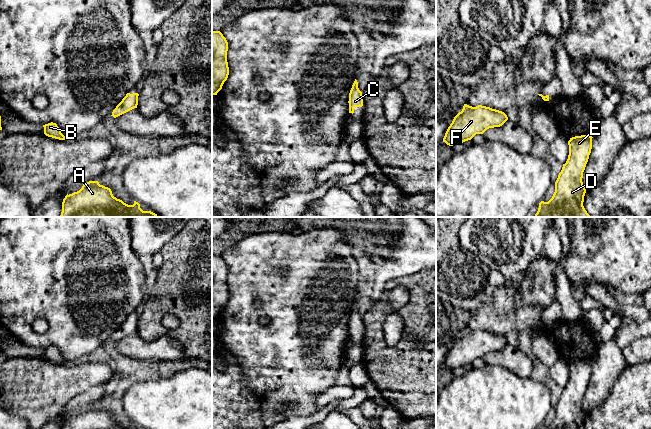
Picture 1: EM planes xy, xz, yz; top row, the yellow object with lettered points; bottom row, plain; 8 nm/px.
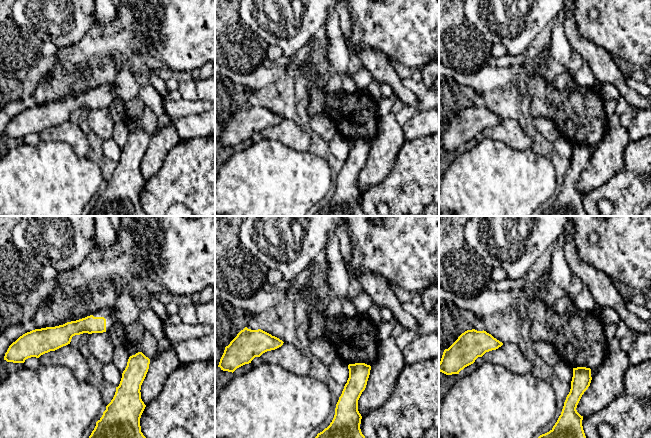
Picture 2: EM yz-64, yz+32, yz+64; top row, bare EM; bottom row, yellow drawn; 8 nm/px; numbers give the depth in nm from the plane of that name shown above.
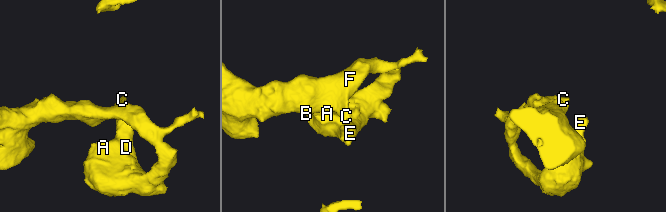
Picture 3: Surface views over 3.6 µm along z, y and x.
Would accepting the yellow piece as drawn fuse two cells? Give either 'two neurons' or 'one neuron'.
one neuron

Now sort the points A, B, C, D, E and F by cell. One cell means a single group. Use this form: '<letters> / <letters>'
A B C D E F

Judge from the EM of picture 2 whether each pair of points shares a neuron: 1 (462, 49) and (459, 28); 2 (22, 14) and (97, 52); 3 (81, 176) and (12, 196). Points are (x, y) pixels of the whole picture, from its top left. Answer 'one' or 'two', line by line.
1: one
2: two
3: one

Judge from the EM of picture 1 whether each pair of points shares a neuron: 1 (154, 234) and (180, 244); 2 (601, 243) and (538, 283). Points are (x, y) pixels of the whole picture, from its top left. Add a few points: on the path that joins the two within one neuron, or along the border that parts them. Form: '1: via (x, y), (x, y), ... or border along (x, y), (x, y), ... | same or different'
1: border along (183, 227), (160, 251) | different
2: via (585, 259), (580, 264), (560, 264), (552, 267) | same

